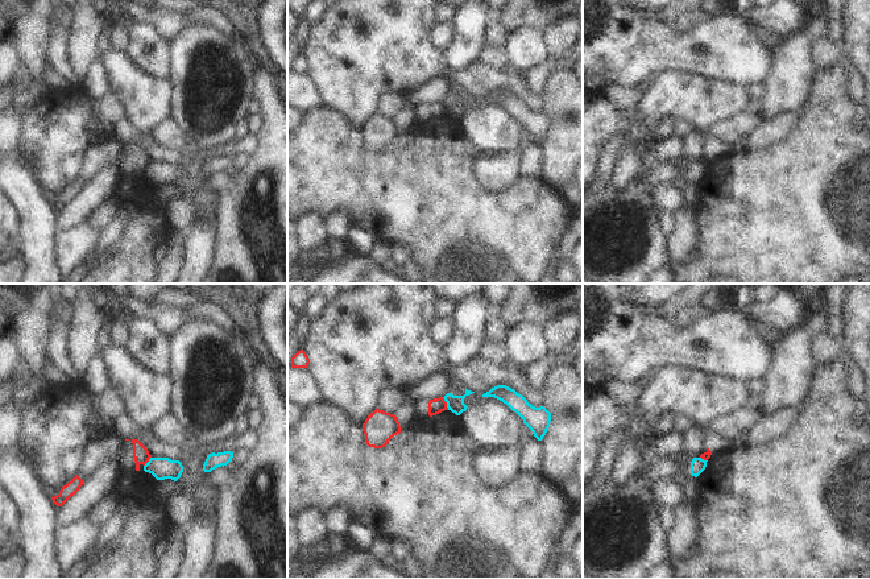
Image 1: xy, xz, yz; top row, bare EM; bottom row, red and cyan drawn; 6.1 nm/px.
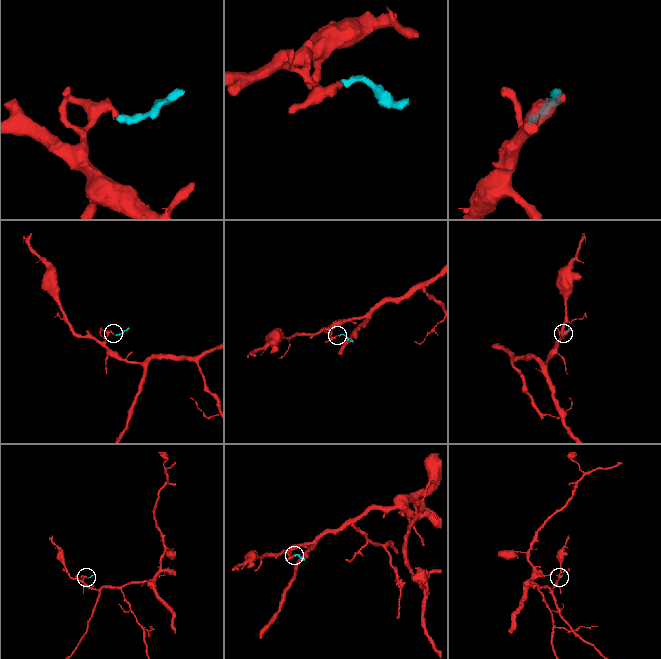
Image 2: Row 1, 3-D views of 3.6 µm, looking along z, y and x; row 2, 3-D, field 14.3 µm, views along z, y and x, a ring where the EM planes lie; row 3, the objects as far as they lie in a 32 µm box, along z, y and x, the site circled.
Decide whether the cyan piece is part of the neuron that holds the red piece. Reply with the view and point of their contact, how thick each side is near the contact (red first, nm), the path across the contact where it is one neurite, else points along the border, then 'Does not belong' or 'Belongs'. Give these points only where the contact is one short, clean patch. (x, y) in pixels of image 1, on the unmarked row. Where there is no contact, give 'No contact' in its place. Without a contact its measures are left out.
Touches red at xz (446, 108). Thickness 90 nm (red) against 100 nm. Boundary: xz (442, 102), (448, 114). Does not belong.

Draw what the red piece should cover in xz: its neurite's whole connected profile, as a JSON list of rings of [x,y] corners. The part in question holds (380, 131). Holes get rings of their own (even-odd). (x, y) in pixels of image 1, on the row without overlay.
[[[376,113],[362,128],[365,146],[369,152],[382,153],[401,137],[401,131],[394,119]]]

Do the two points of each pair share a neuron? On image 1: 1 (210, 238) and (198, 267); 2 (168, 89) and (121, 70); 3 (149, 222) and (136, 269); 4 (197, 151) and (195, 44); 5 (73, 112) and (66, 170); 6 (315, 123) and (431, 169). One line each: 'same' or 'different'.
1: same
2: same
3: same
4: same
5: same
6: same

